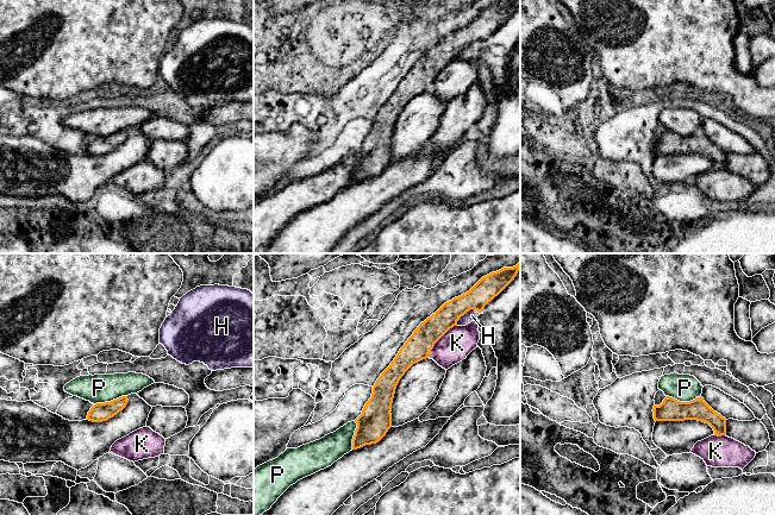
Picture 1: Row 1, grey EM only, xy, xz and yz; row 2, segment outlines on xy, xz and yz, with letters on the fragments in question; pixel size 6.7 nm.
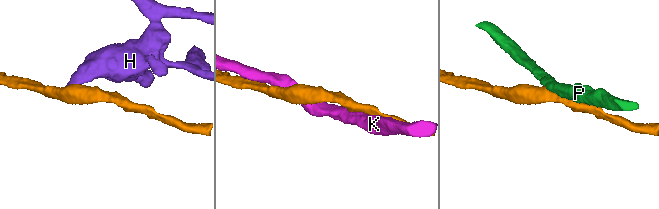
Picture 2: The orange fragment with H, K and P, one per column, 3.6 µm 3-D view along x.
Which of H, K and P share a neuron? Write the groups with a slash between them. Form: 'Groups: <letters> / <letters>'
Groups: H / K / P

